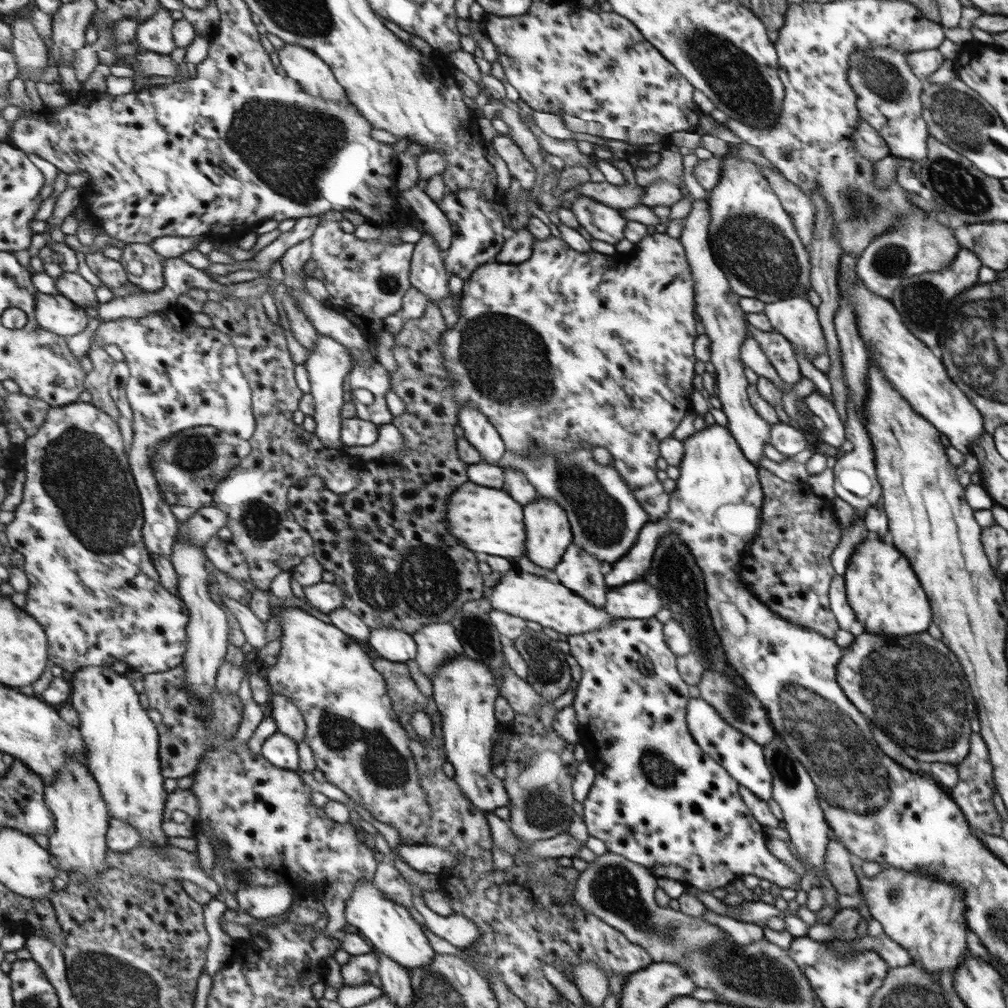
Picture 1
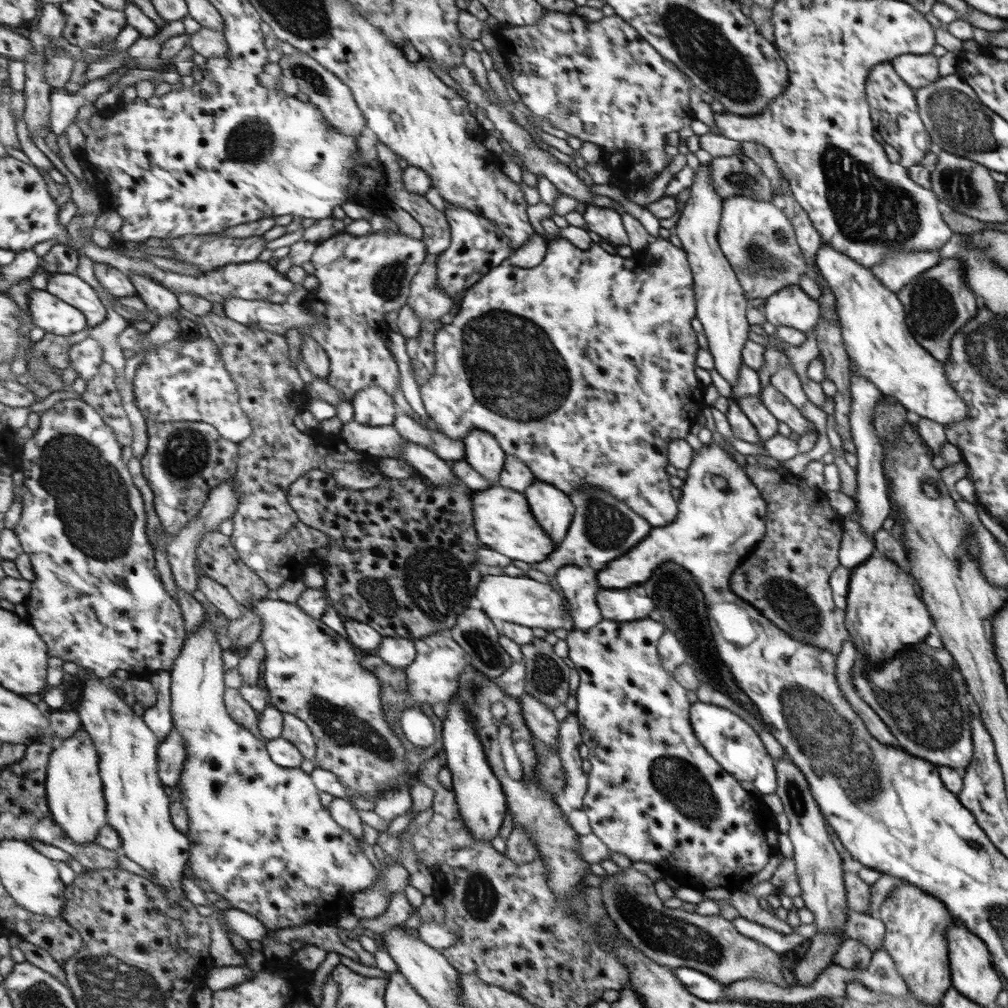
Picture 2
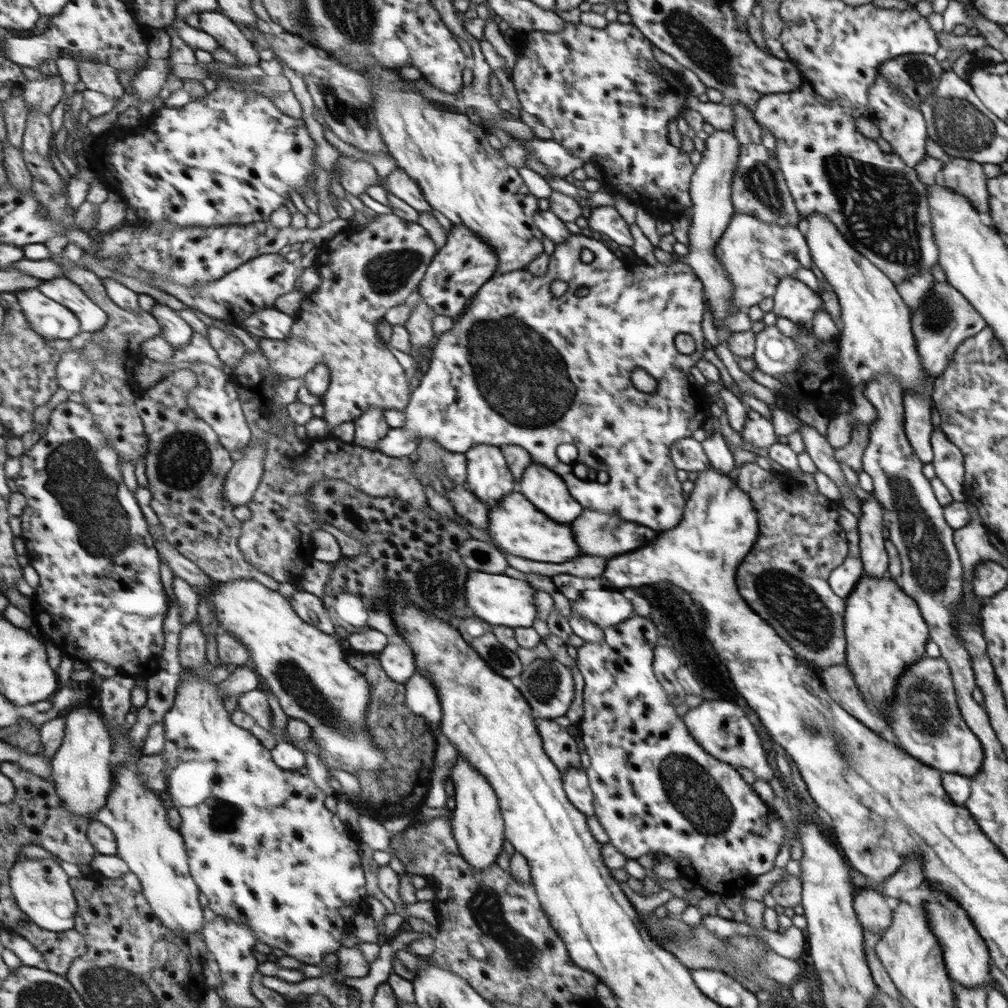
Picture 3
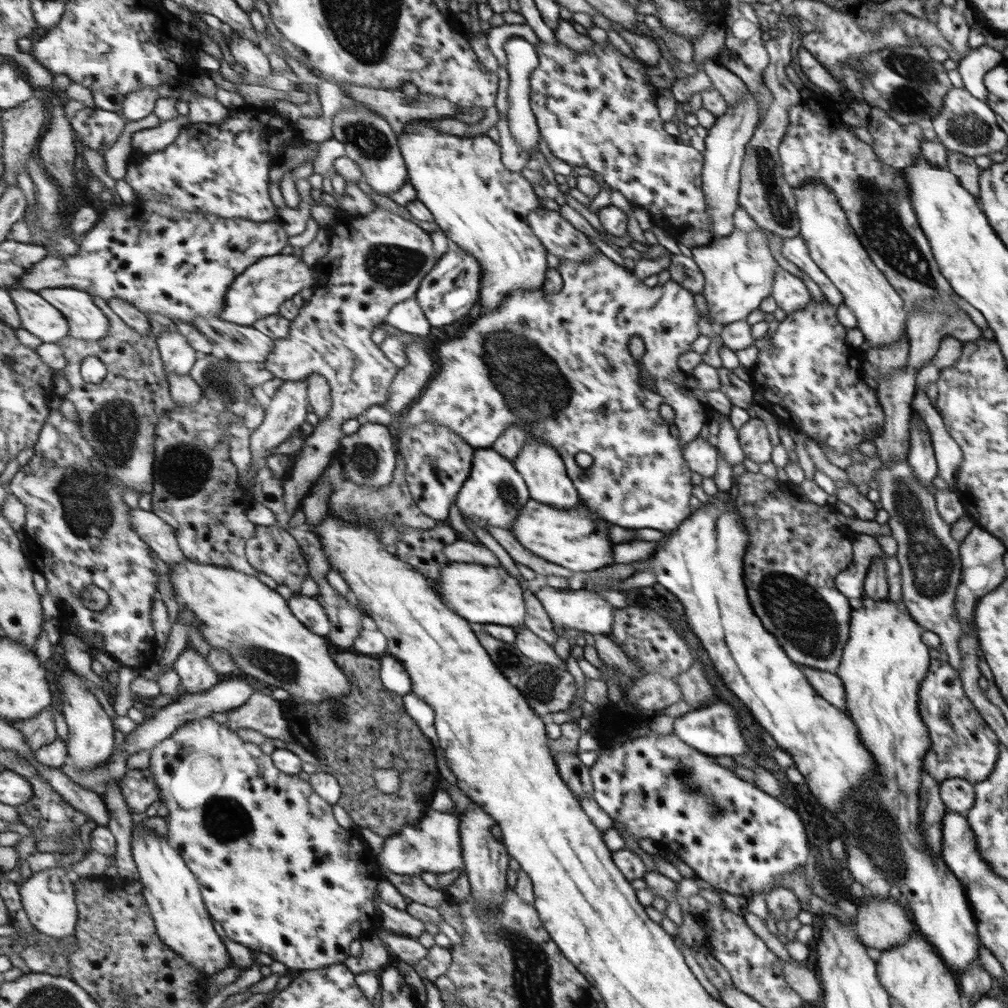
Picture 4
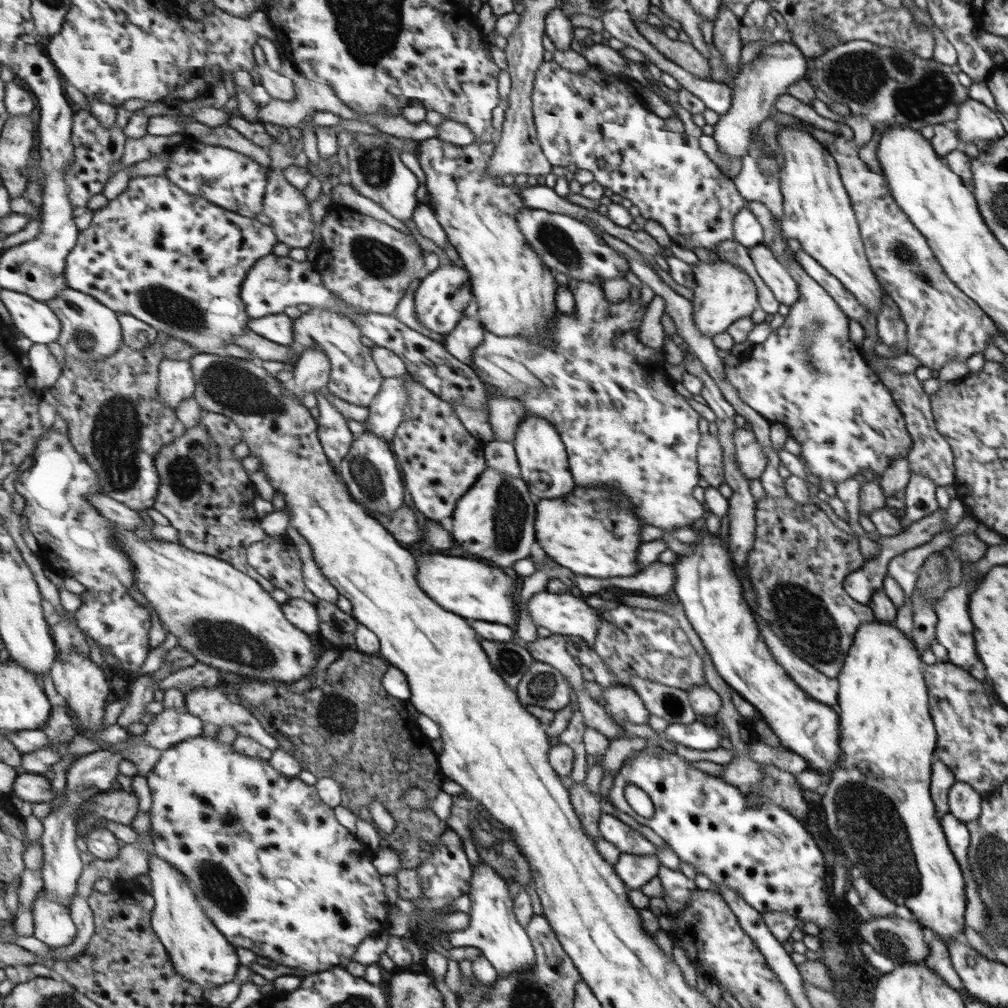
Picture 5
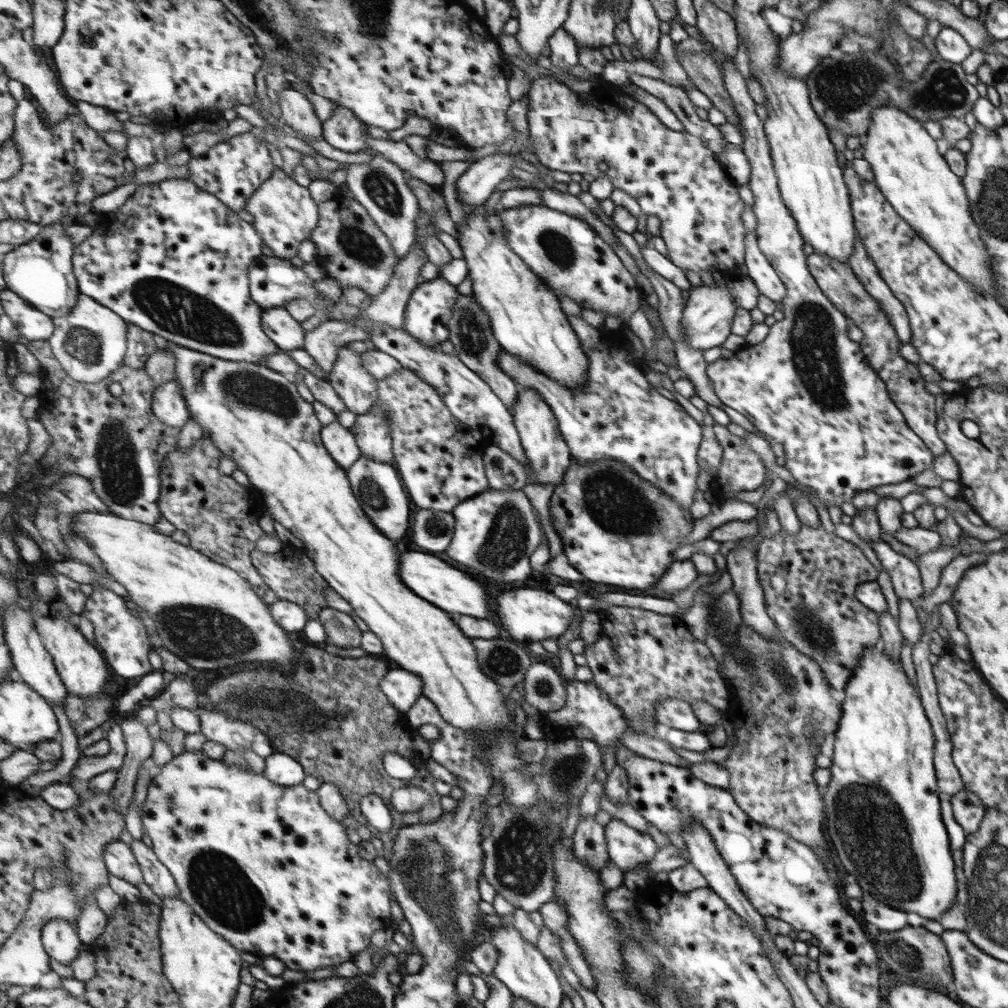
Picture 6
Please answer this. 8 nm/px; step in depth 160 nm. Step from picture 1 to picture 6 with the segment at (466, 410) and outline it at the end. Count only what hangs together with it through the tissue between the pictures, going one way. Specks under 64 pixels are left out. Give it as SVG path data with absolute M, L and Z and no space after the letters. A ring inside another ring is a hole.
M487 489L473 499L459 504L452 512L456 518L456 529L449 550L445 552L451 560L465 566L465 572L487 578L487 582L517 582L527 580L529 554L539 544L539 526L531 514L531 504L523 490L495 491Z

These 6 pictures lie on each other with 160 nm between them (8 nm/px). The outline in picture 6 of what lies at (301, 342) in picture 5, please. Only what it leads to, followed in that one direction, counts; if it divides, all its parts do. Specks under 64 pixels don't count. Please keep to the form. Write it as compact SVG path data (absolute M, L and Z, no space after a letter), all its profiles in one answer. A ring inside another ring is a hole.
M344 344L338 352L338 359L329 373L330 383L334 386L337 394L346 402L348 410L357 414L367 414L376 404L379 396L378 377L373 376L363 366L361 354L350 350L347 344Z

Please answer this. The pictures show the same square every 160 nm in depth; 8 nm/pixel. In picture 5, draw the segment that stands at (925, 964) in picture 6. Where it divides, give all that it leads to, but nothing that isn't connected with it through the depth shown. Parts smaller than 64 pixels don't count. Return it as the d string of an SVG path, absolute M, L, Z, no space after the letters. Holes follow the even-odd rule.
M896 916L871 918L859 926L859 936L875 951L891 958L895 964L921 963L929 954L923 940L922 926L913 919L902 920Z

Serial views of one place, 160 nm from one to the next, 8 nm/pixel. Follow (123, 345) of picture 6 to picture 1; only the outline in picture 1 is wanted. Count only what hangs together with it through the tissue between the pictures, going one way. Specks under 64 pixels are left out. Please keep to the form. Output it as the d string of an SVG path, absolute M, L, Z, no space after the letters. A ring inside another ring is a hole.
M64 272L60 277L56 277L55 286L59 294L75 301L75 304L79 306L92 306L94 308L99 306L95 286L89 284L77 272Z

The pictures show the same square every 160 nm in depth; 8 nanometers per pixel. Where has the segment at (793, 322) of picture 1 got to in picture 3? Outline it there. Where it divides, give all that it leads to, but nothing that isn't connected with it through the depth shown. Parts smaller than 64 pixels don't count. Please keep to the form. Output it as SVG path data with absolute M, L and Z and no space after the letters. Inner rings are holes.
M794 277L782 279L771 297L773 314L796 325L810 324L817 309L823 307L819 294Z

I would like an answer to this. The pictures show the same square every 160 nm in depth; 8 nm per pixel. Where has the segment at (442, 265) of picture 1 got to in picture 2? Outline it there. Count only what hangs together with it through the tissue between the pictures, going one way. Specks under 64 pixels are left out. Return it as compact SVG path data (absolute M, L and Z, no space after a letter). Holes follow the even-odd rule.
M428 253L426 262L415 275L408 305L423 320L441 320L453 308L453 296L449 296L438 283L438 255Z

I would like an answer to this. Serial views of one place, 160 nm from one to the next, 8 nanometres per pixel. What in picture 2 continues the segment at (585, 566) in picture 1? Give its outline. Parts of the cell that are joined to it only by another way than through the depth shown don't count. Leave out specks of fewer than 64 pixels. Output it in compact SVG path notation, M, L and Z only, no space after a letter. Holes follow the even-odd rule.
M566 565L555 572L554 578L565 597L573 628L583 632L593 628L602 619L599 608L595 606L595 592L599 590L595 574Z

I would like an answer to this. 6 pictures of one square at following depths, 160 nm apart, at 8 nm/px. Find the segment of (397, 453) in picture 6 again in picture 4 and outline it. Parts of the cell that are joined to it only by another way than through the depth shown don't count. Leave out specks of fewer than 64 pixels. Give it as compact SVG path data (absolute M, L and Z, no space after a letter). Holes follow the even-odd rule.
M424 422L397 437L396 450L407 463L407 483L419 509L438 521L447 522L451 506L466 485L474 468L475 448L445 425Z

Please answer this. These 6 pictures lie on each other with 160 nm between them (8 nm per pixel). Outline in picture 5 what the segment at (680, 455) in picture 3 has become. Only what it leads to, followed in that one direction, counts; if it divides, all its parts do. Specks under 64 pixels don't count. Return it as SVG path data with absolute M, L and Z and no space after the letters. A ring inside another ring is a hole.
M709 433L703 434L701 446L698 448L698 470L709 487L717 488L724 484L721 446L717 438Z

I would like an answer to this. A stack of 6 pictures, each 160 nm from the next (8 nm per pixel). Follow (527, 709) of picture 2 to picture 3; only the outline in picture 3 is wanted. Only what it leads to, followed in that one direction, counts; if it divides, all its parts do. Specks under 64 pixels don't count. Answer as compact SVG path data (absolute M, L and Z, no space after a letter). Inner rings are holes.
M539 719L539 732L545 753L560 773L567 770L568 766L580 766L579 752L572 737L565 728L557 725L552 719Z

